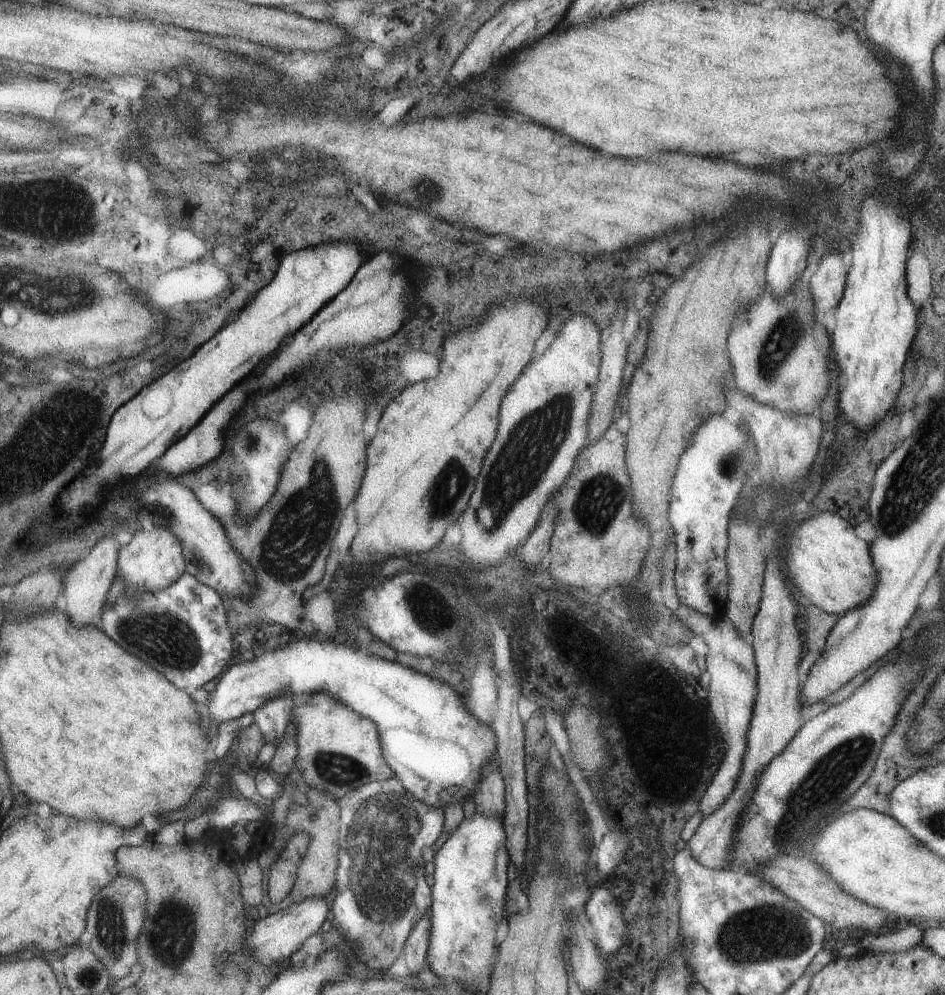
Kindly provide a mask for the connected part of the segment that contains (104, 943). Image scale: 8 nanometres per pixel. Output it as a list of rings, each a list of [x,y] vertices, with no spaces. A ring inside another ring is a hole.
[[[117,875],[109,884],[106,884],[93,896],[86,912],[86,930],[90,934],[87,947],[105,965],[108,975],[119,979],[131,972],[131,966],[138,962],[135,941],[140,933],[145,914],[146,894],[140,880],[133,877]]]

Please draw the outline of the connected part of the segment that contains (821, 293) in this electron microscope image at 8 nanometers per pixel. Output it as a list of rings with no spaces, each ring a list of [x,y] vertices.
[[[839,254],[822,256],[816,271],[808,281],[809,294],[813,300],[814,328],[821,322],[823,314],[841,300],[845,279],[845,268],[841,264]]]

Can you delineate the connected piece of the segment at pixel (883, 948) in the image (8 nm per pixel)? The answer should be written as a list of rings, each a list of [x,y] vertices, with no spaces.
[[[902,921],[899,930],[887,934],[867,934],[858,942],[861,953],[896,953],[907,950],[913,945],[922,944],[921,928],[915,921]]]

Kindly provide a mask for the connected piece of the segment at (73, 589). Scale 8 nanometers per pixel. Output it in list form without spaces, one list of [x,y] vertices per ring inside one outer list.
[[[113,535],[105,537],[91,547],[89,554],[83,560],[76,562],[67,570],[65,580],[63,580],[65,608],[63,608],[62,613],[75,628],[83,628],[83,626],[93,624],[93,622],[97,626],[97,620],[101,616],[107,592],[109,592],[109,586],[117,574],[116,558],[119,548]]]

